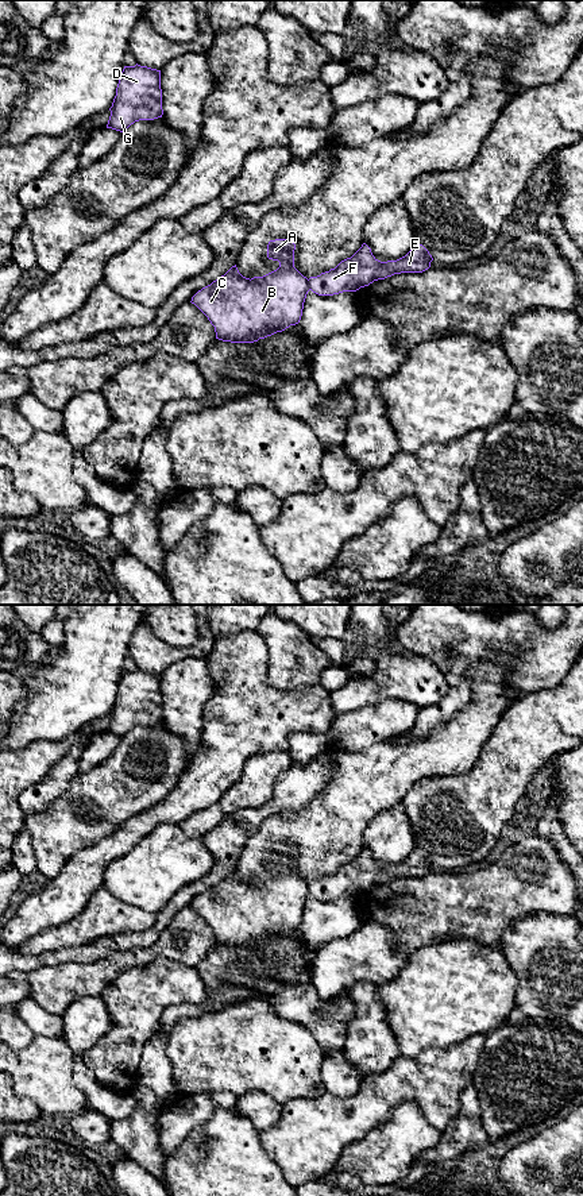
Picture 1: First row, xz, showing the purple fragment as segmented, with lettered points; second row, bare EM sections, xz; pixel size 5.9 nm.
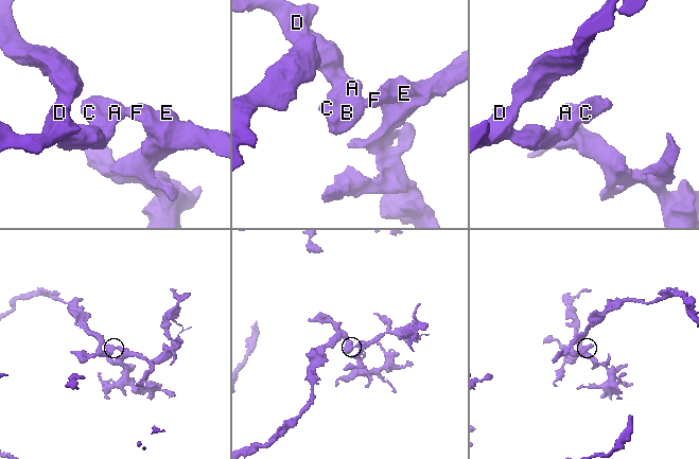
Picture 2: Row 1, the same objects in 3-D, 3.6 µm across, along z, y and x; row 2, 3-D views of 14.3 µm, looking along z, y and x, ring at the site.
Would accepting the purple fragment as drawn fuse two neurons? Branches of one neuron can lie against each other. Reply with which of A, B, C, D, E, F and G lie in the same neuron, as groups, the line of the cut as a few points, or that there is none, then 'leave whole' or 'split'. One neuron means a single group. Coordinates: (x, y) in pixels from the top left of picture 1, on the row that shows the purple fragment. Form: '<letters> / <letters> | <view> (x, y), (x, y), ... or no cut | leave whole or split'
A B C D G / E F | xz (307, 280), (311, 289) | split

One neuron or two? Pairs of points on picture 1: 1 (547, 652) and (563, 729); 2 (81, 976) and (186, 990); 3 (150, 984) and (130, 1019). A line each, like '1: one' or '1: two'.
1: two
2: two
3: one

